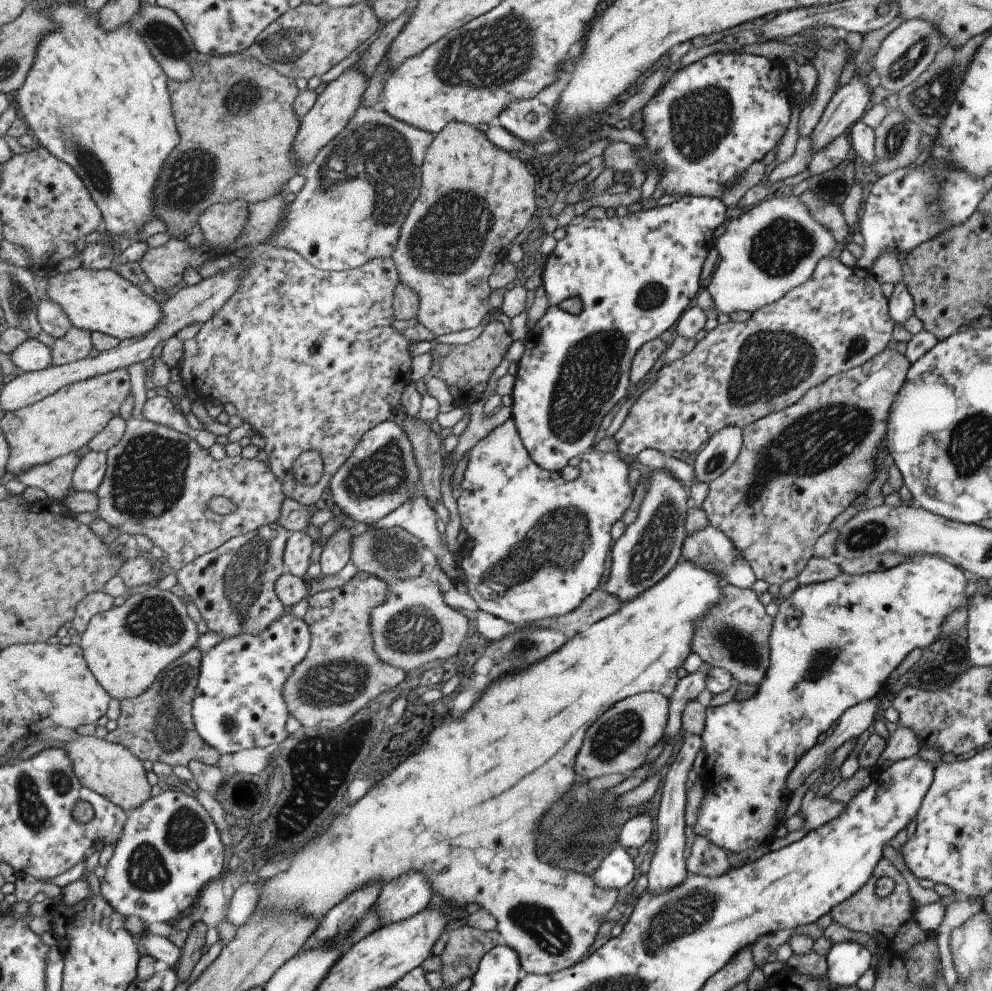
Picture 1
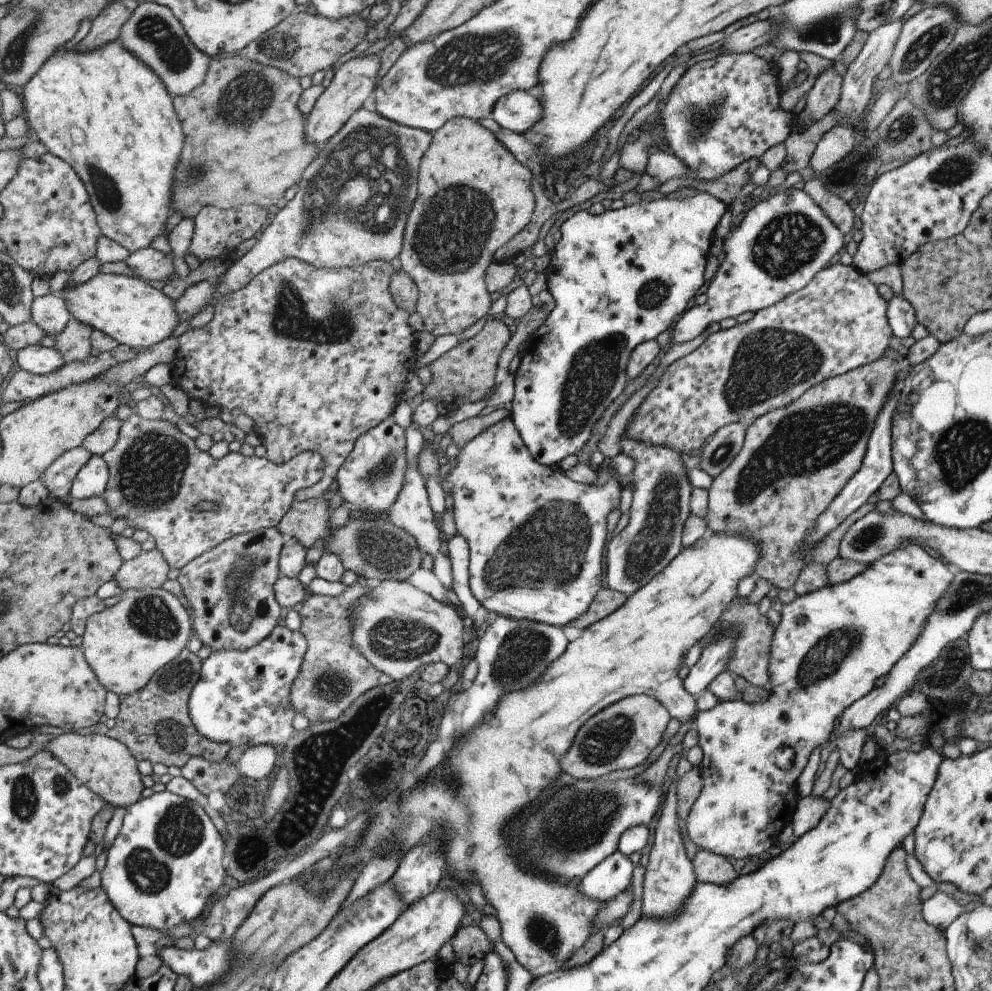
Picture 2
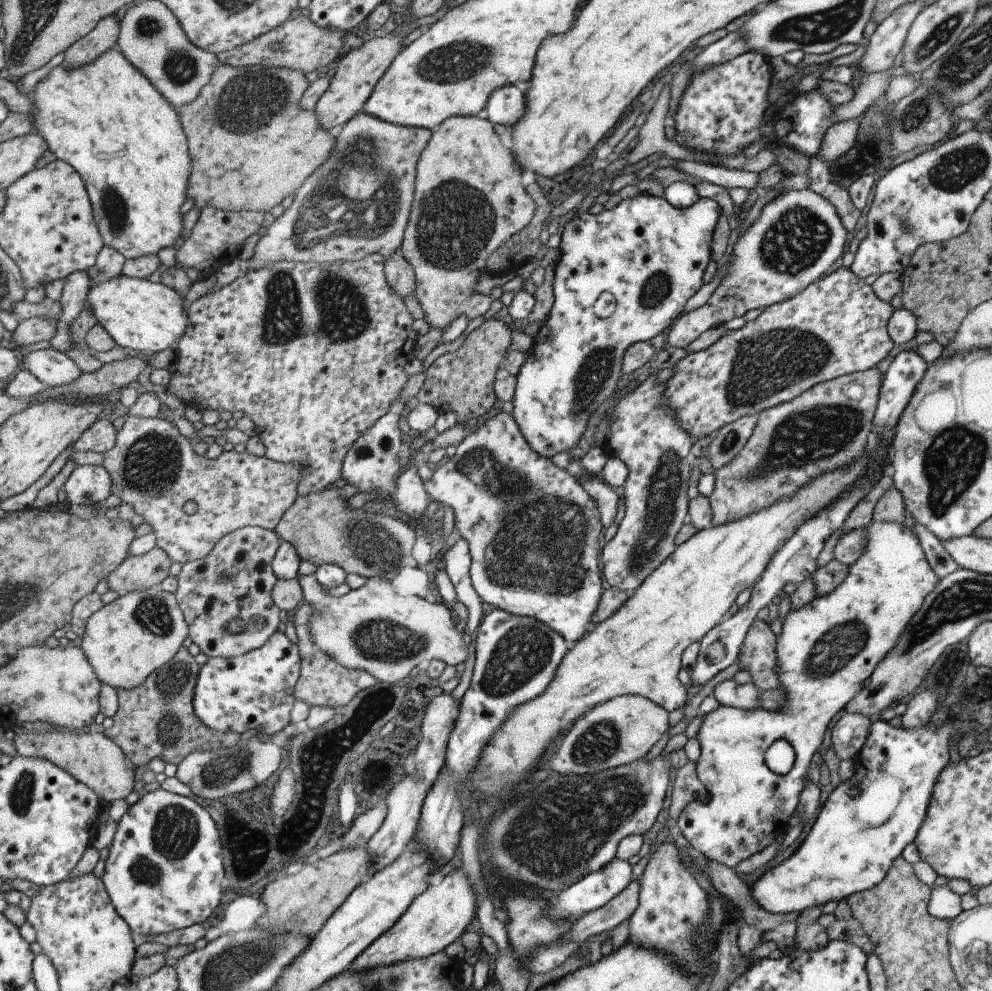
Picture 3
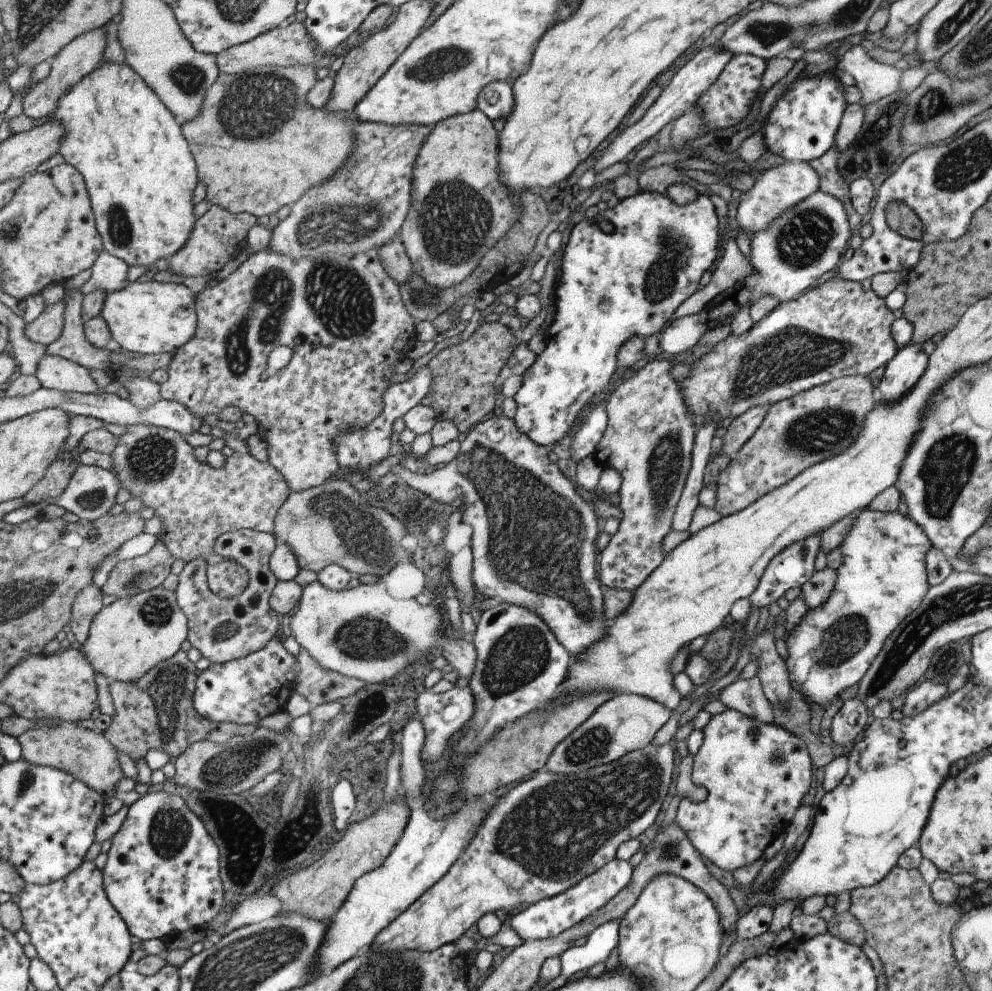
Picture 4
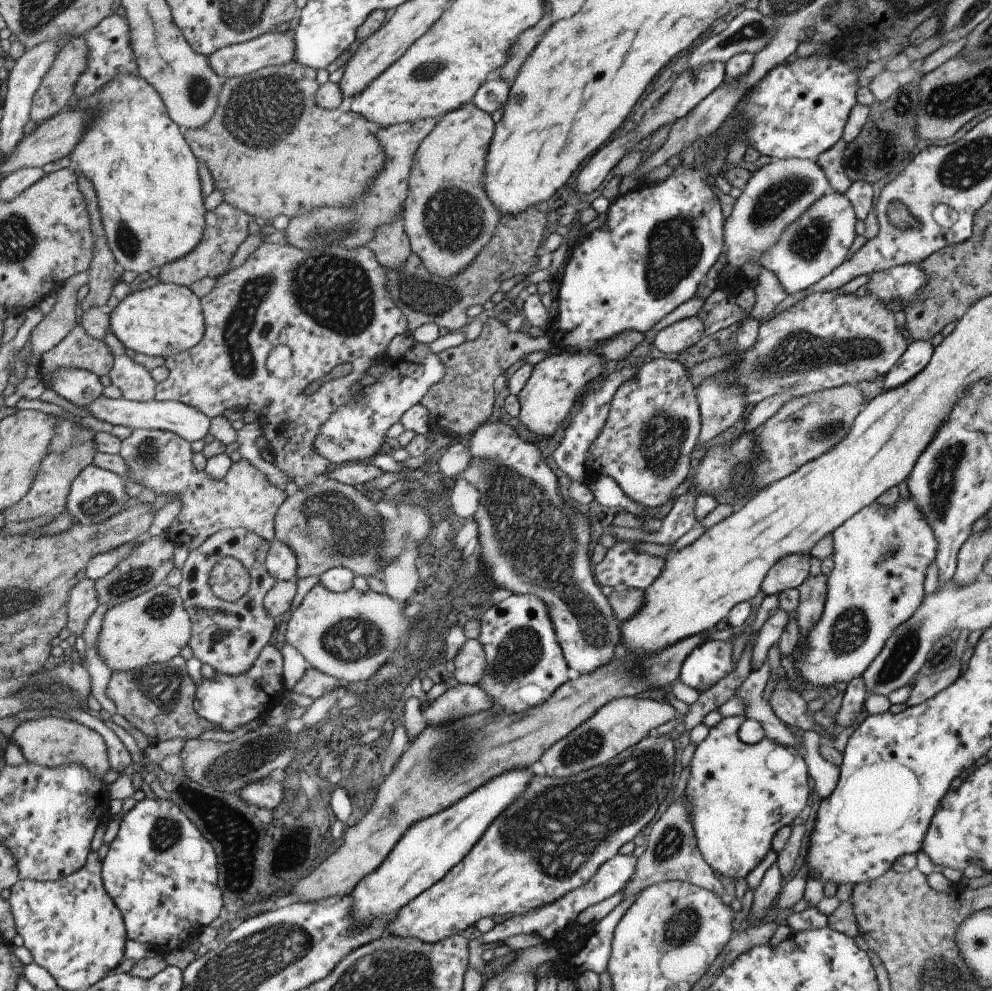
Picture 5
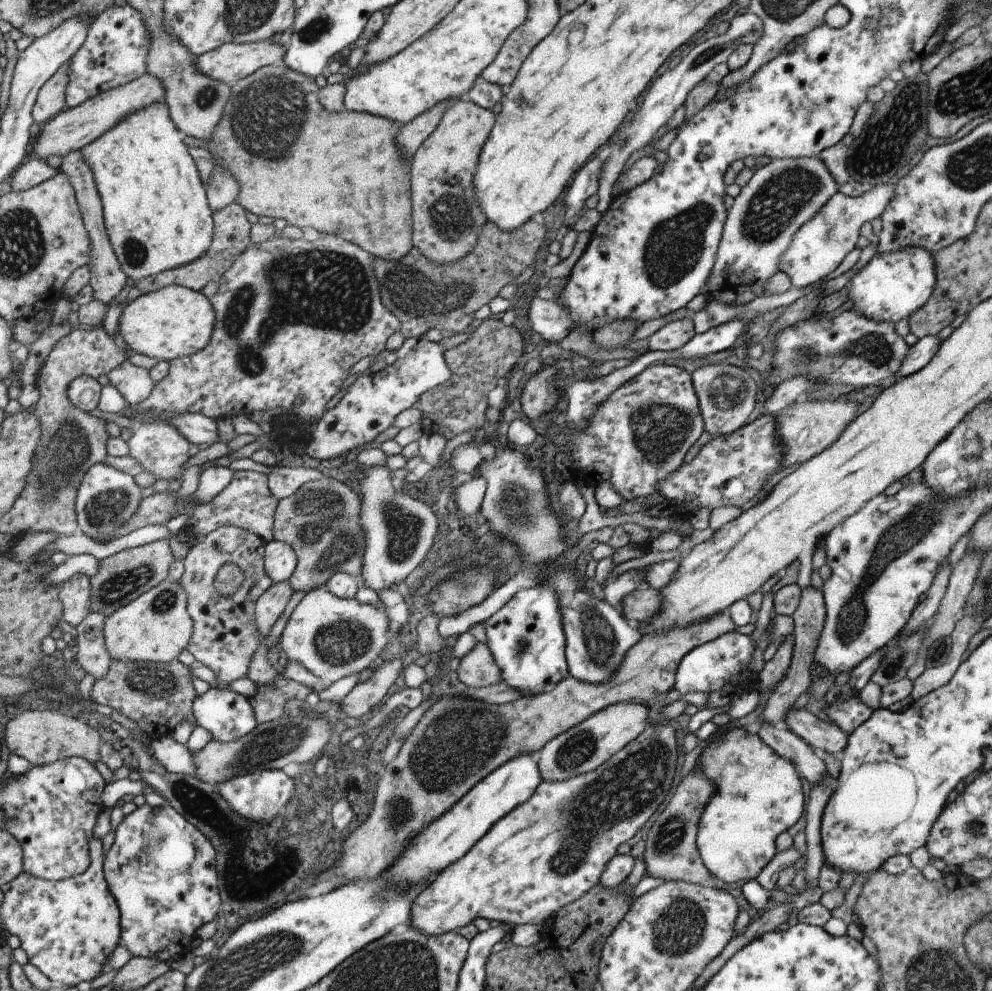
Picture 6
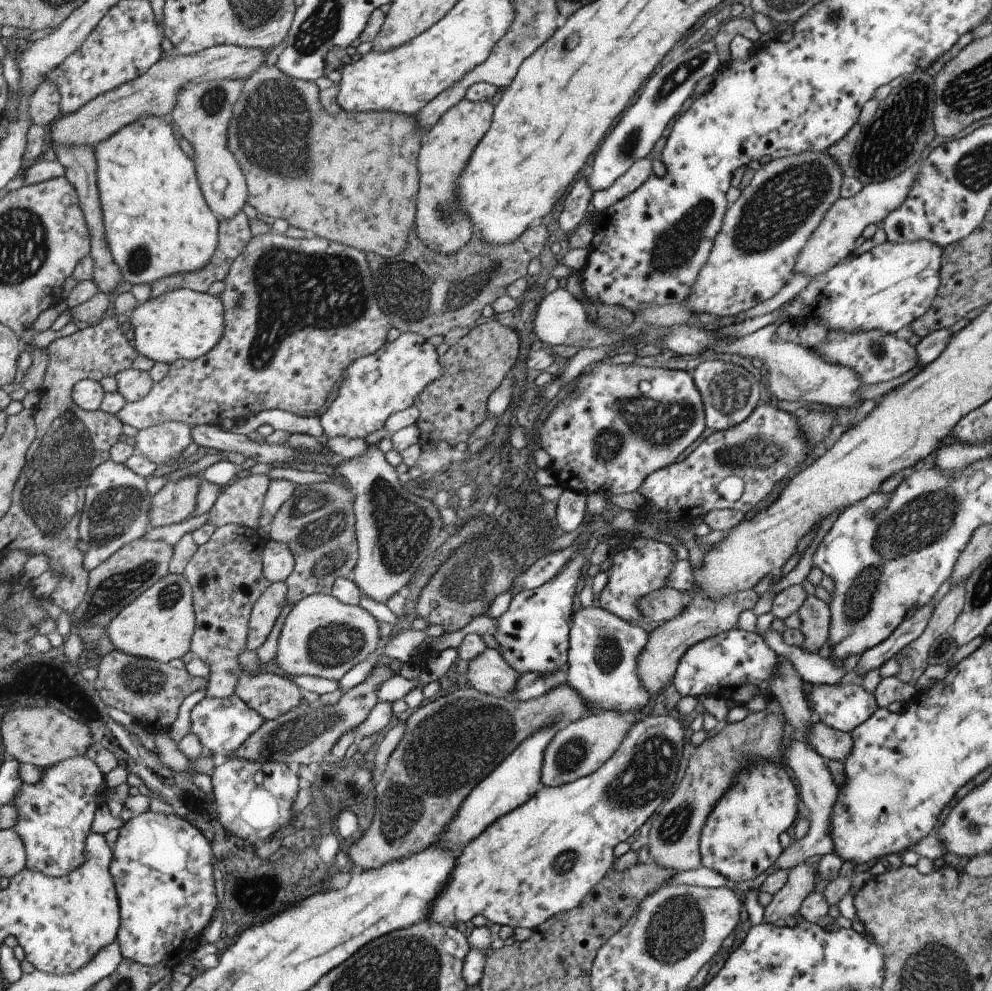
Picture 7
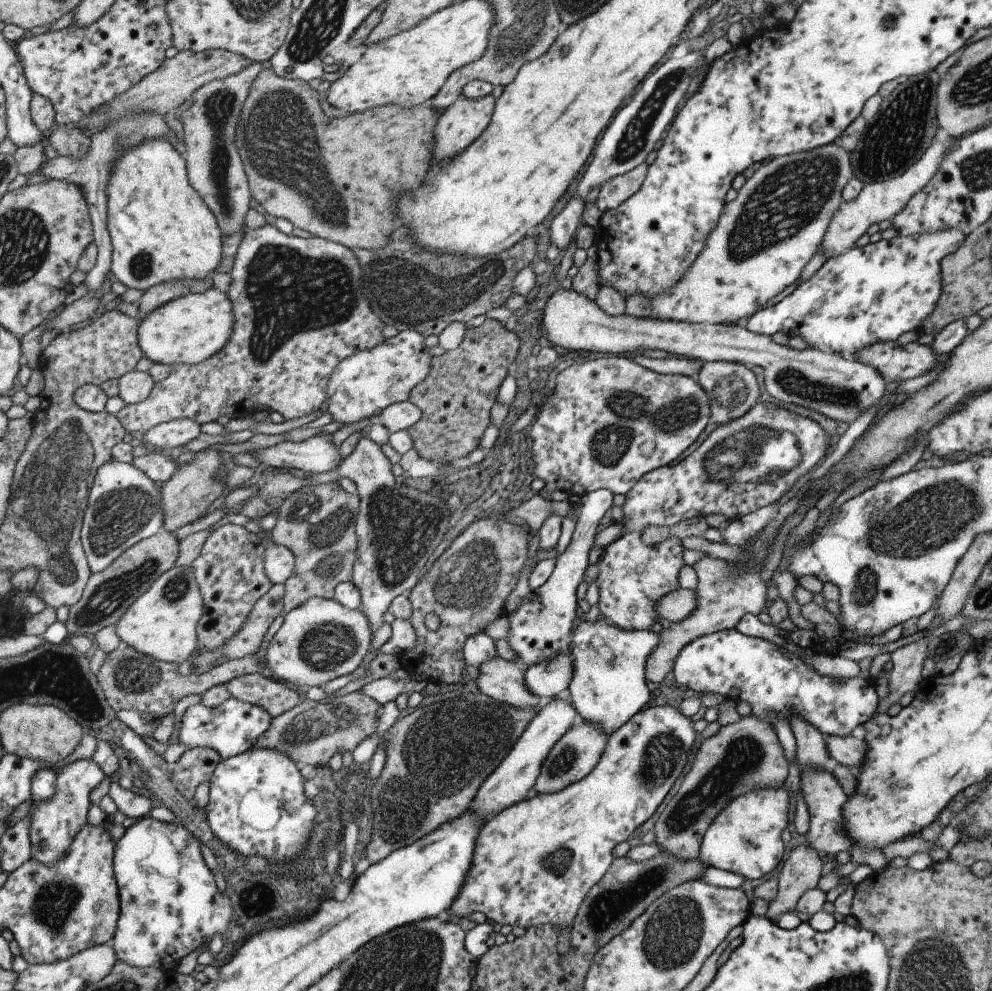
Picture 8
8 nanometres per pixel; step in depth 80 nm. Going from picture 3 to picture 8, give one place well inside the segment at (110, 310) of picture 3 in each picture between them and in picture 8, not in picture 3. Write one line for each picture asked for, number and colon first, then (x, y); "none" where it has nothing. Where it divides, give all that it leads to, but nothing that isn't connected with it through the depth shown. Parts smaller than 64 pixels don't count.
4: (150, 318)
5: (161, 320)
6: (173, 322)
7: (183, 324)
8: (187, 330)

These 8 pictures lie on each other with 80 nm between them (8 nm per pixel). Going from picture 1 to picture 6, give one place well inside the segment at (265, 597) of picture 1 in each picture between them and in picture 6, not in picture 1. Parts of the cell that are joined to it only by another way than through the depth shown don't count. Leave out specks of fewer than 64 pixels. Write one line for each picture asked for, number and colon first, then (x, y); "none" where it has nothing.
2: (229, 587)
3: (225, 597)
4: (221, 630)
5: (227, 636)
6: (224, 636)

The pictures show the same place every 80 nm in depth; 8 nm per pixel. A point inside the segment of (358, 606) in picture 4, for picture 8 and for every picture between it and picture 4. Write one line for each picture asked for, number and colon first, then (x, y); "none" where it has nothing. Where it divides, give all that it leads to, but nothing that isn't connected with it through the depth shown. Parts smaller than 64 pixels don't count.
5: (349, 636)
6: (331, 637)
7: (320, 637)
8: (318, 643)

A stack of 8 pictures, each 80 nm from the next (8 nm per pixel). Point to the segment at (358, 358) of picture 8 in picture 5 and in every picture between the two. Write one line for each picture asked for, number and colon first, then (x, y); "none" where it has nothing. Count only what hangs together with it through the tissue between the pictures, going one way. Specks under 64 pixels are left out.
5: (356, 431)
6: (393, 383)
7: (373, 386)

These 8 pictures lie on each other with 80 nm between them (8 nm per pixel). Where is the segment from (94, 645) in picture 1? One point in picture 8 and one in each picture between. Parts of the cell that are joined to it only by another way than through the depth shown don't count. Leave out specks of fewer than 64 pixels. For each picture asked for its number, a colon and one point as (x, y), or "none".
2: (124, 645)
3: (124, 641)
4: (126, 638)
5: (153, 627)
6: (155, 627)
7: (158, 625)
8: (161, 623)

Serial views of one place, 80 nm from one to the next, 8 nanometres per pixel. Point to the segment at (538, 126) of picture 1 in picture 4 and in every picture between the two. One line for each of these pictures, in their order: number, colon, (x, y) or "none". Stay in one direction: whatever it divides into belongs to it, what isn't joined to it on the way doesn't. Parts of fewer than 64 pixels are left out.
2: (516, 112)
3: (505, 105)
4: (495, 100)

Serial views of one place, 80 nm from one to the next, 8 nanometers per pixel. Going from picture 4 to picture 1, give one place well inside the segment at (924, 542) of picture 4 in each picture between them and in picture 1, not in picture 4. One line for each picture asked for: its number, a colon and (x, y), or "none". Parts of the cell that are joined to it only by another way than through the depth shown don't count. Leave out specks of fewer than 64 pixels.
1: (832, 644)
2: (830, 645)
3: (827, 648)

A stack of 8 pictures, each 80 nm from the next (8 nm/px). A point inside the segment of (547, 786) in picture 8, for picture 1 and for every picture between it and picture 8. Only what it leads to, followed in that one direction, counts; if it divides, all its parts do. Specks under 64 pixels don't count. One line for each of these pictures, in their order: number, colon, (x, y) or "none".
1: (618, 741)
2: (621, 736)
3: (619, 731)
4: (626, 722)
5: (620, 723)
6: (580, 749)
7: (580, 747)

